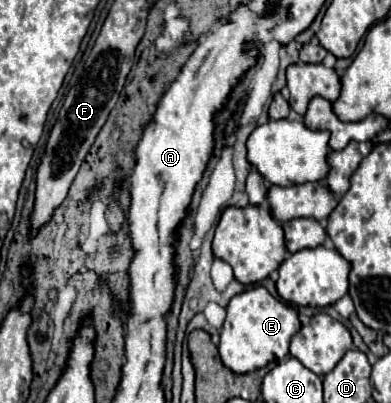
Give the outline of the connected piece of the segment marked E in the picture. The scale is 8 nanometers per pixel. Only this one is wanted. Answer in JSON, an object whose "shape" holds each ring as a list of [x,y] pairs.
{"shape":[[[253,287],[235,295],[227,305],[227,319],[221,327],[219,355],[227,369],[233,373],[251,373],[271,361],[281,361],[289,353],[291,337],[301,329],[297,311],[283,301],[275,299],[265,287]]]}

